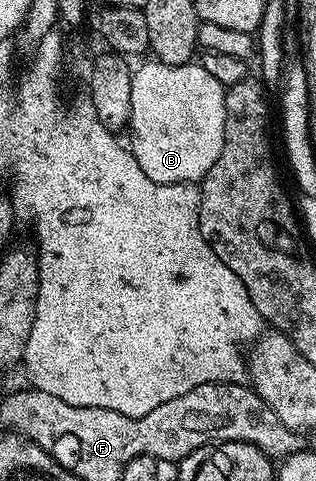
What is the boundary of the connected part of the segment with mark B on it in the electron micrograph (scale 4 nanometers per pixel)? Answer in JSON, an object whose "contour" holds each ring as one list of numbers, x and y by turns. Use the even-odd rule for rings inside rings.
{"contour":[[149,59,146,65,136,66,131,79,131,115,127,126,133,132,131,148,143,175,155,183,164,185,188,185,199,183,215,167,219,151,225,142,226,86,203,71,200,63,187,65,165,65,156,59]]}

